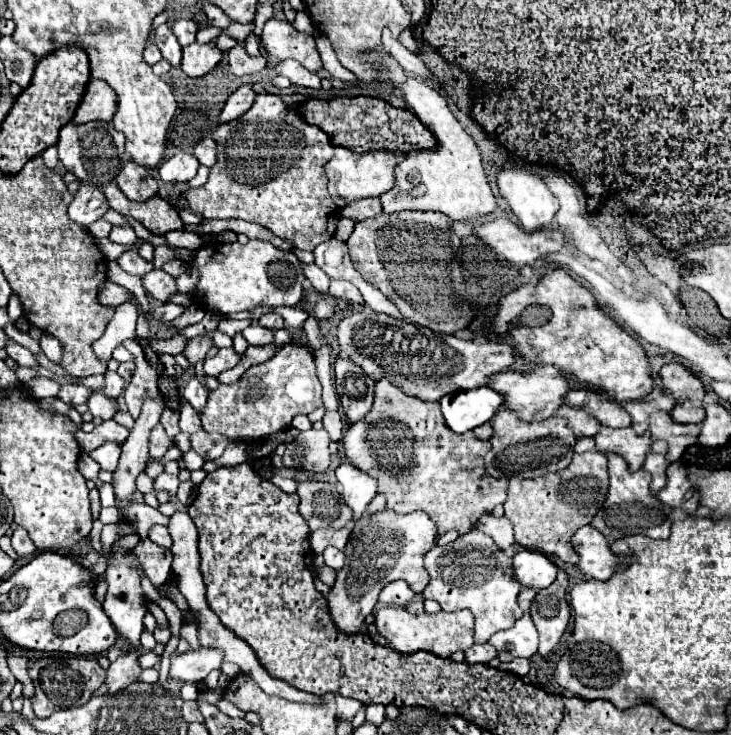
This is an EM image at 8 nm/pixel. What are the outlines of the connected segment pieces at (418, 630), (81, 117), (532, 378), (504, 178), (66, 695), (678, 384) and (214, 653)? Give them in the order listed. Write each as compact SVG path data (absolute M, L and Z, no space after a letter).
M383 607L375 613L375 625L379 633L389 641L389 647L393 647L403 655L429 651L437 657L451 657L453 653L467 651L473 645L473 615L469 609L453 613L439 611L435 615L429 613L413 615L405 607Z
M89 79L85 87L85 95L75 111L75 117L71 123L81 125L89 121L111 121L113 113L117 111L117 95L113 95L111 87L107 83L101 83L99 79Z
M541 365L527 373L503 371L503 373L493 375L493 383L489 383L489 385L495 387L495 391L505 391L505 407L511 411L517 411L521 415L521 419L525 419L525 421L551 417L565 403L565 395L571 391L565 375L561 371L557 371L553 365Z
M501 169L497 173L497 185L523 229L537 231L553 223L555 213L559 211L559 199L539 175L521 169Z
M51 655L41 657L31 665L29 677L35 683L35 695L31 697L33 711L39 719L47 719L53 711L85 705L91 699L91 695L99 689L99 685L105 681L105 671L97 663L97 659L77 655Z
M669 363L661 369L661 379L665 393L671 393L677 399L677 407L671 417L677 423L701 423L705 419L703 397L707 395L703 381L685 365Z
M201 647L197 651L187 651L171 657L171 679L197 683L205 679L213 669L221 669L223 651L213 647Z

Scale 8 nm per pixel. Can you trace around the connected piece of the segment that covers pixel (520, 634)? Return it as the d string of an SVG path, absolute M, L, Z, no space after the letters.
M529 611L523 613L523 617L507 631L501 631L489 639L493 647L499 651L499 661L513 661L517 657L531 657L537 653L537 629L531 621Z

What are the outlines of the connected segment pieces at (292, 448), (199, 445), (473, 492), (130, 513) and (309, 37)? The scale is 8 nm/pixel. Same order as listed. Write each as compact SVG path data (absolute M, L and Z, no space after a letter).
M309 429L299 433L299 437L287 445L283 463L285 467L305 469L313 473L325 473L329 469L329 433L325 429Z
M201 429L201 431L197 431L197 433L191 435L191 449L195 453L199 453L205 461L215 461L227 449L229 441L231 439L227 435L207 433L207 431Z
M389 379L375 383L375 403L363 419L349 425L343 437L343 447L347 459L355 467L365 469L369 475L377 475L377 491L385 493L389 509L403 515L415 509L427 511L427 515L433 517L433 521L439 525L439 533L459 529L463 535L475 527L483 513L491 513L495 505L505 503L507 499L509 479L493 479L491 485L491 477L485 471L483 459L491 451L491 443L477 439L473 431L465 435L453 433L445 425L441 405L437 401L421 401L419 397L407 395Z
M133 503L125 509L125 517L131 523L131 527L141 535L141 539L147 537L147 529L151 525L159 523L159 525L167 527L167 523L169 523L169 517L165 517L161 511L149 507L149 505L137 505L137 503Z
M271 19L263 29L267 53L275 59L297 59L305 69L317 73L323 63L315 47L315 33L301 33L289 21Z

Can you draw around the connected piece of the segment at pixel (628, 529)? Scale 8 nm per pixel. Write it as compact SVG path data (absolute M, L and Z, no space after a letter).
M605 453L605 455L607 455L607 461L609 461L611 485L609 485L609 495L603 503L603 509L595 515L591 525L597 527L599 531L603 531L603 535L609 537L611 541L621 539L625 535L635 535L635 533L641 533L641 535L647 535L647 537L653 537L653 539L667 539L669 529L671 529L673 509L669 509L669 505L661 503L649 491L651 475L643 469L629 471L629 465L621 455L615 455L615 453Z

